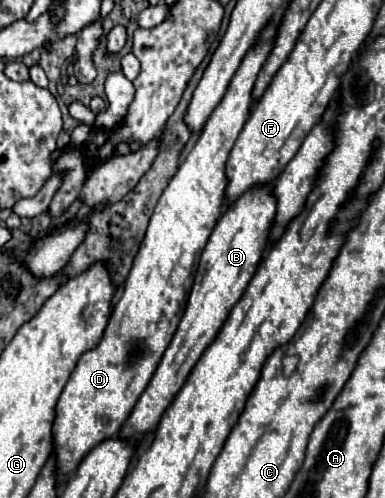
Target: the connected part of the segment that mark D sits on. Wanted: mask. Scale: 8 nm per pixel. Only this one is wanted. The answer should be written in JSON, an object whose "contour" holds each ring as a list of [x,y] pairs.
{"contour":[[[277,18],[269,20],[269,26],[265,26],[257,38],[257,46],[245,54],[223,100],[205,122],[197,144],[185,156],[177,174],[159,198],[127,276],[123,296],[113,308],[103,338],[93,350],[87,350],[81,356],[59,398],[53,424],[59,482],[67,480],[67,474],[75,470],[93,446],[119,434],[179,326],[183,316],[181,310],[187,300],[187,280],[193,278],[203,246],[225,208],[225,166],[235,140],[249,120],[251,104],[255,100],[253,86],[265,58],[269,58],[269,50],[273,50],[273,38],[277,38]]]}

